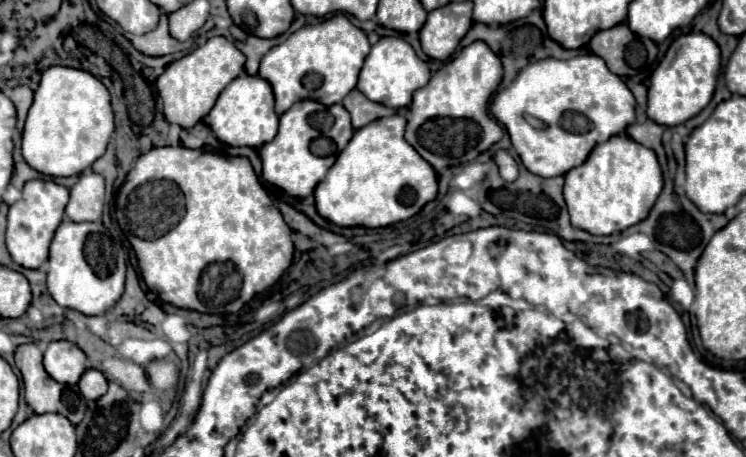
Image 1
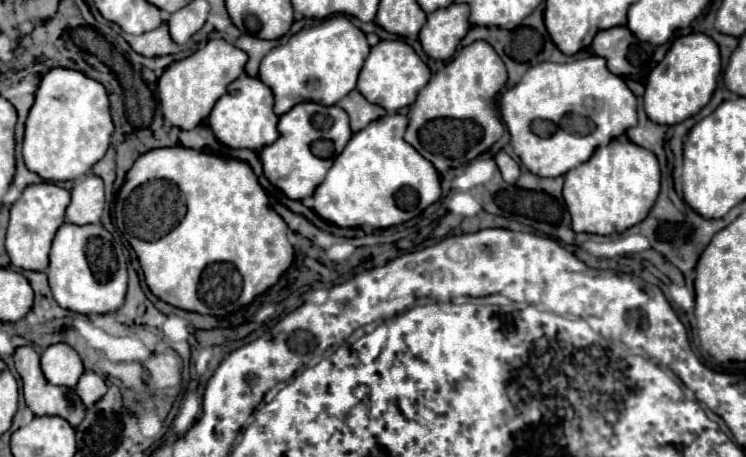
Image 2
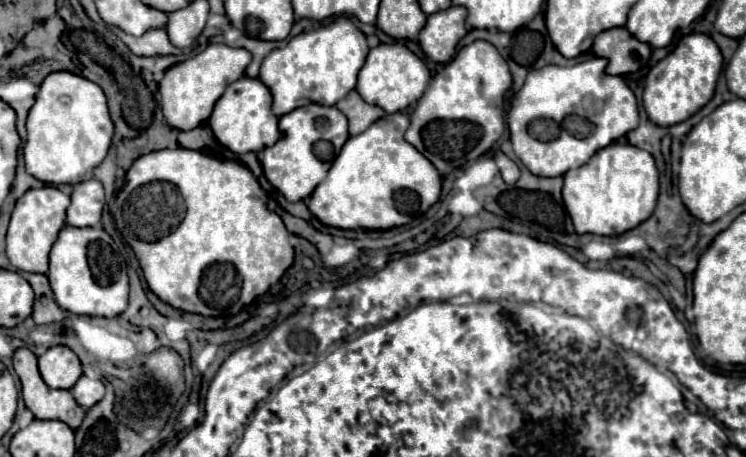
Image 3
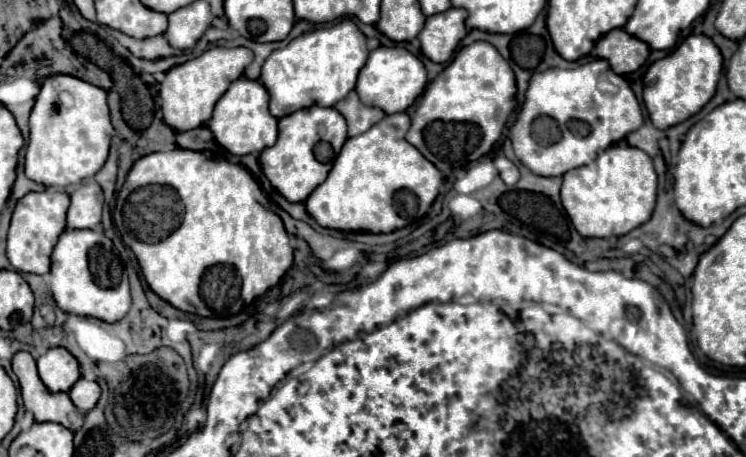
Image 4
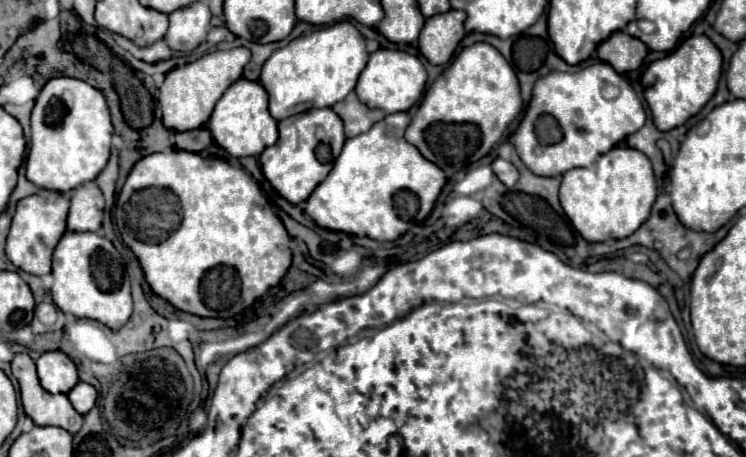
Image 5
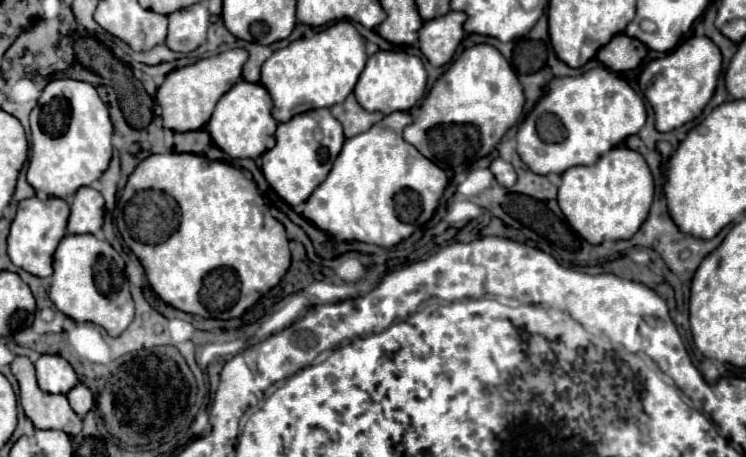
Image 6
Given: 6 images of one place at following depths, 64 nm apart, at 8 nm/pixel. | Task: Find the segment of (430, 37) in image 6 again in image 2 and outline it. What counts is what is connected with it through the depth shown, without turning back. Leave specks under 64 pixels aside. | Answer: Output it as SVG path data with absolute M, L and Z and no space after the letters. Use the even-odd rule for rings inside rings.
M450 4L428 14L424 28L420 30L420 44L424 52L434 60L448 60L456 52L458 42L466 36L470 22L468 4Z

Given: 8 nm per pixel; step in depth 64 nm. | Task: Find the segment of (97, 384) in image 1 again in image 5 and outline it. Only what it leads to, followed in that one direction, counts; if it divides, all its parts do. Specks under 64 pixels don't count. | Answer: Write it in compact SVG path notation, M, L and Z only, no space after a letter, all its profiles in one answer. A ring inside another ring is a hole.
M78 382L70 392L68 392L68 398L72 402L72 406L80 412L80 414L86 414L90 412L94 406L96 406L96 398L98 398L98 392L92 384L86 384L86 382Z

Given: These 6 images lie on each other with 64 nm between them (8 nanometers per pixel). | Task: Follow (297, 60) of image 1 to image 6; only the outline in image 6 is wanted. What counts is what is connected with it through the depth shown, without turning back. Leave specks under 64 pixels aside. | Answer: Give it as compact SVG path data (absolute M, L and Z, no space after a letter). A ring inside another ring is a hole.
M348 20L336 22L310 38L298 38L286 48L276 50L264 62L260 80L272 96L272 116L278 122L288 122L294 114L314 108L330 108L342 102L354 90L366 58L366 42Z

